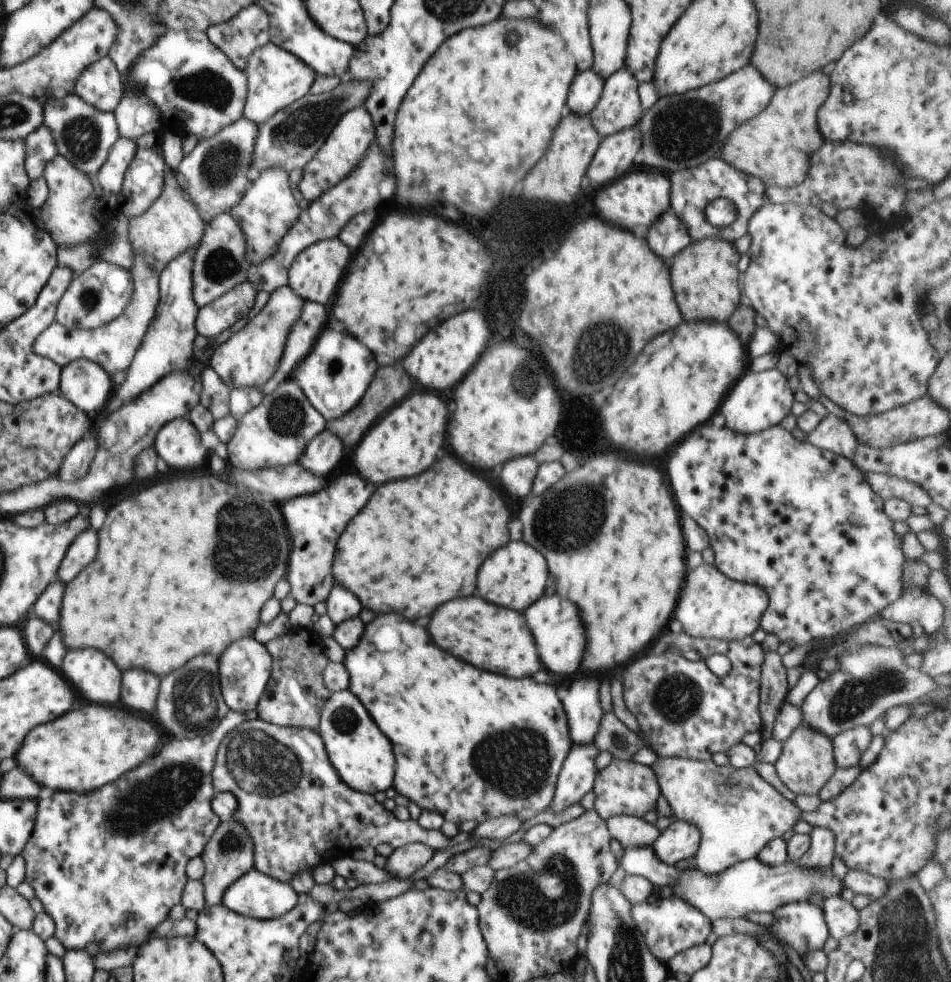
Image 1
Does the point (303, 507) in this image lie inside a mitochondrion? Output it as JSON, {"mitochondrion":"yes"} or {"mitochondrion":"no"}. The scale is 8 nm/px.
{"mitochondrion":"no"}

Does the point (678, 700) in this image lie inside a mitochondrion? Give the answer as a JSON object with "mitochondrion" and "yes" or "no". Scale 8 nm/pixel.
{"mitochondrion":"yes"}

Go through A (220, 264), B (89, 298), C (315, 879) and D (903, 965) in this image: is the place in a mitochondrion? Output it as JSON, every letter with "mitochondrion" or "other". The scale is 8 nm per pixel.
{"A":"mitochondrion","B":"mitochondrion","C":"other","D":"mitochondrion"}

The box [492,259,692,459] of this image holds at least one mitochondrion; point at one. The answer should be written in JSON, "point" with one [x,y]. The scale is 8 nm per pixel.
{"point":[584,360]}

